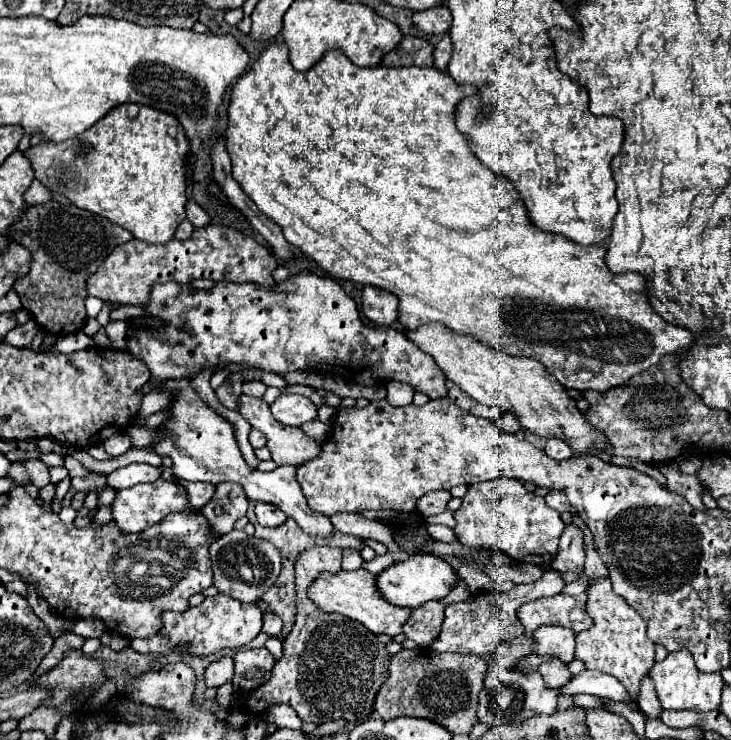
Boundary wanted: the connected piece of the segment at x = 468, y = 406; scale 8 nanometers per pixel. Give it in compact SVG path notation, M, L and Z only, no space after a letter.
M450 387L448 389L448 397L466 413L470 415L476 415L476 417L484 417L484 419L490 419L490 421L500 421L502 417L502 411L500 409L494 409L494 407L486 407L486 405L480 405L476 403L474 399L470 399L470 395L466 395L460 387Z

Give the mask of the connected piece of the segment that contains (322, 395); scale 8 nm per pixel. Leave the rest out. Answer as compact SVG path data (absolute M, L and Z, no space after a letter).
M288 385L284 391L288 393L300 393L308 399L312 399L316 403L316 407L320 405L330 405L330 407L338 407L342 403L342 399L332 393L332 391L324 391L324 389L314 389L314 387L306 387L306 385Z

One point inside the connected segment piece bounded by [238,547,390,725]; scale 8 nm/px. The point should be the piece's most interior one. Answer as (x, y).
(333, 670)

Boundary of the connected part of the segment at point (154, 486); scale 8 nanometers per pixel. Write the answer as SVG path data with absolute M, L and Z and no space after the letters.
M158 479L154 483L142 483L142 485L134 485L130 489L116 491L116 501L112 503L114 521L118 523L118 527L124 533L140 533L146 527L162 521L168 513L186 511L186 509L190 509L190 503L186 499L184 487L180 487L180 485L172 483L172 481L164 481L164 479Z

